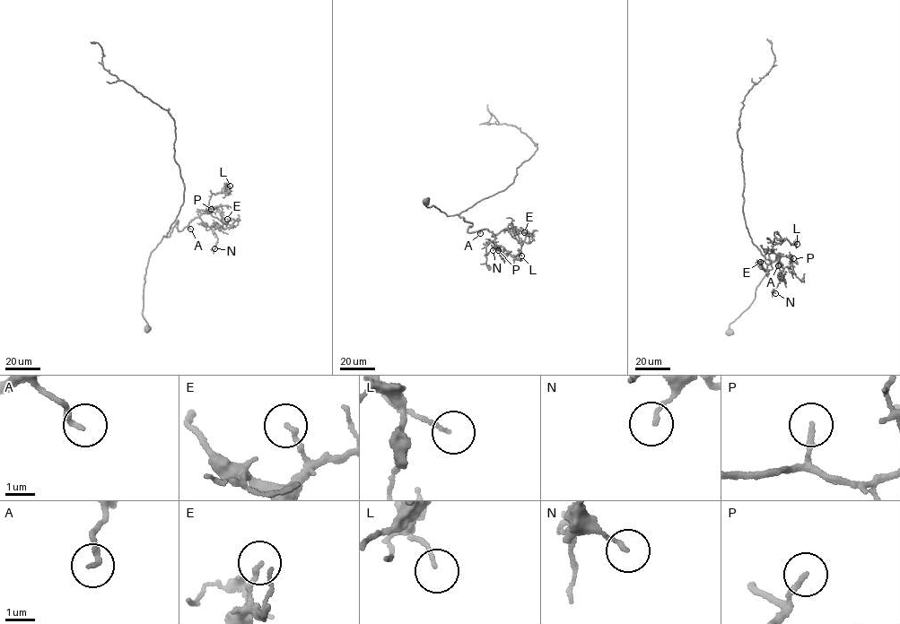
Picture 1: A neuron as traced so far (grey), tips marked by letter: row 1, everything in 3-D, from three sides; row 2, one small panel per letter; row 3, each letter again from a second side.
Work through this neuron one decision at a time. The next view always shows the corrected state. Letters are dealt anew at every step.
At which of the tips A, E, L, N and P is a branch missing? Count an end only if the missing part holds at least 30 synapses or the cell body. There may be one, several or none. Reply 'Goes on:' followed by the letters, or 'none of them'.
Goes on: P

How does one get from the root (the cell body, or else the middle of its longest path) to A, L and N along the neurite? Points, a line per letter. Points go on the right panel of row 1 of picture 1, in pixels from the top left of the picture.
A: (729, 333), (729, 324), (752, 302), (778, 253), (782, 265), (778, 265)
L: (729, 333), (729, 324), (752, 302), (778, 253), (782, 265), (773, 252), (773, 238), (797, 244)
N: (729, 333), (729, 324), (752, 302), (778, 253), (782, 275), (775, 293)

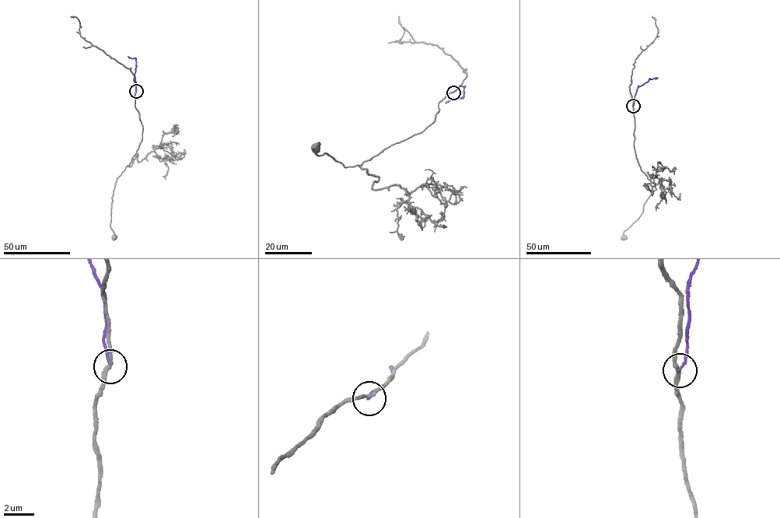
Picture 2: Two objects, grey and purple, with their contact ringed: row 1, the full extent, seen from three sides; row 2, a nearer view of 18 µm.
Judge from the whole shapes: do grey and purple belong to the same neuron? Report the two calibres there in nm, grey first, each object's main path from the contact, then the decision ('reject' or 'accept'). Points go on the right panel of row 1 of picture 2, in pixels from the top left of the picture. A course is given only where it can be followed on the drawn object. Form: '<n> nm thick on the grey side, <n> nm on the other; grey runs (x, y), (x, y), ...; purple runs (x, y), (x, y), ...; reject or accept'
240 nm thick on the grey side, 140 nm on the other; grey runs (633, 106), (636, 159), (641, 170), (655, 183), (656, 190), (646, 201), (638, 218), (624, 232), (624, 238); purple runs (633, 106), (638, 87), (650, 78), (657, 78); reject

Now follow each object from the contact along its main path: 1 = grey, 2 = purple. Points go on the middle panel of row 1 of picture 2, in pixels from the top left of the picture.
1: (453, 92), (422, 132), (360, 165), (345, 167), (316, 154), (319, 143), (316, 148)
2: (453, 92), (457, 85), (464, 87), (463, 98), (445, 103)

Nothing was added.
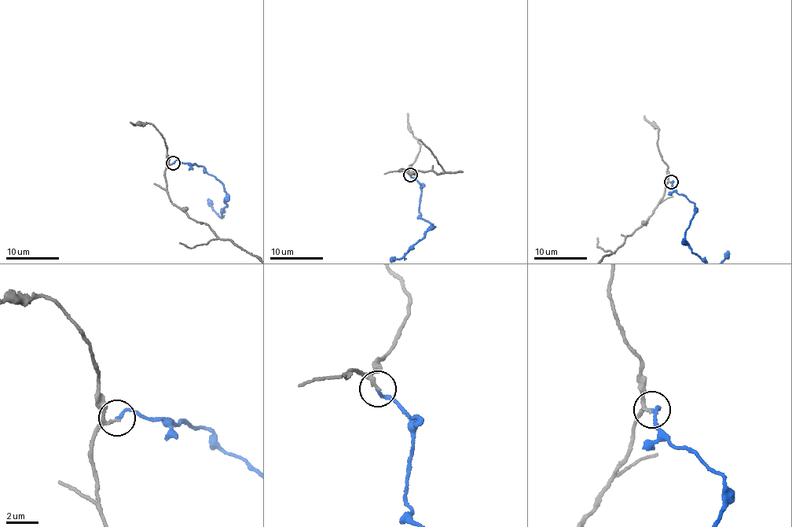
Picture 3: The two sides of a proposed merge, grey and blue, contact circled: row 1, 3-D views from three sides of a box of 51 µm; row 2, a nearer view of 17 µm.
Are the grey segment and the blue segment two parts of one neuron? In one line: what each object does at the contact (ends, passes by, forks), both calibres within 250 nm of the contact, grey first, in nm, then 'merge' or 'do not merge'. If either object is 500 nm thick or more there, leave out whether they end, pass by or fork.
grey passes by | blue ends | 150/190 nm | merge

